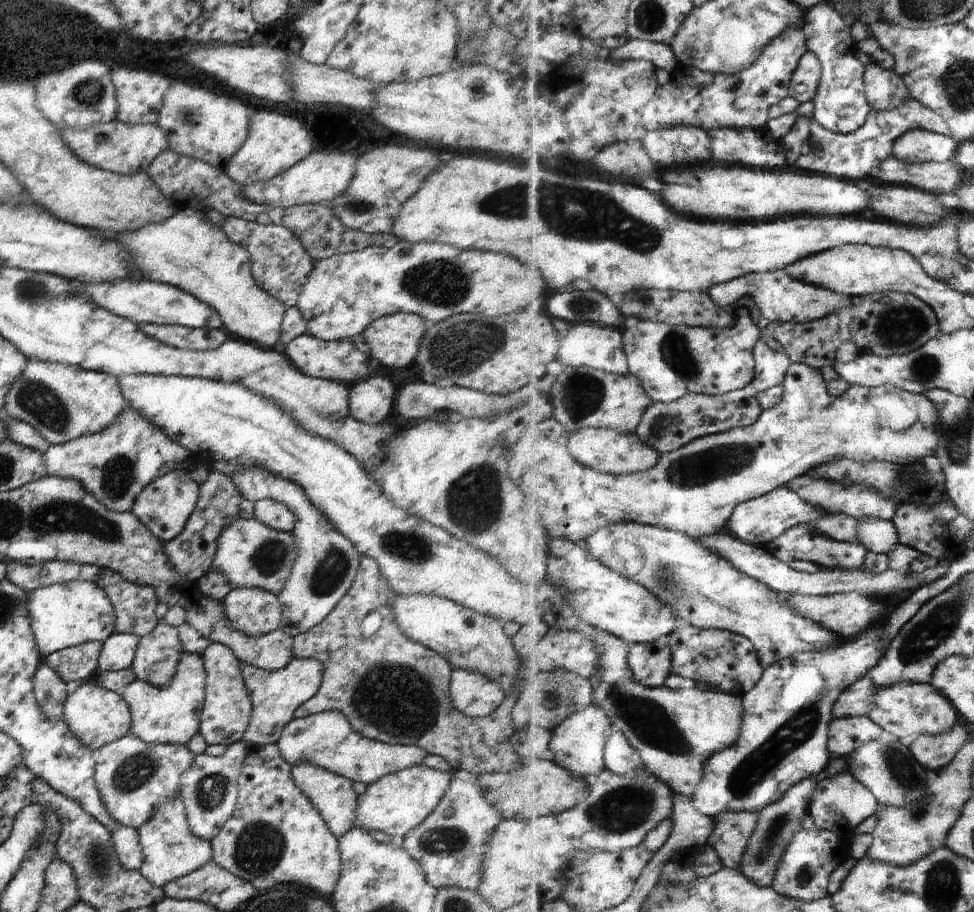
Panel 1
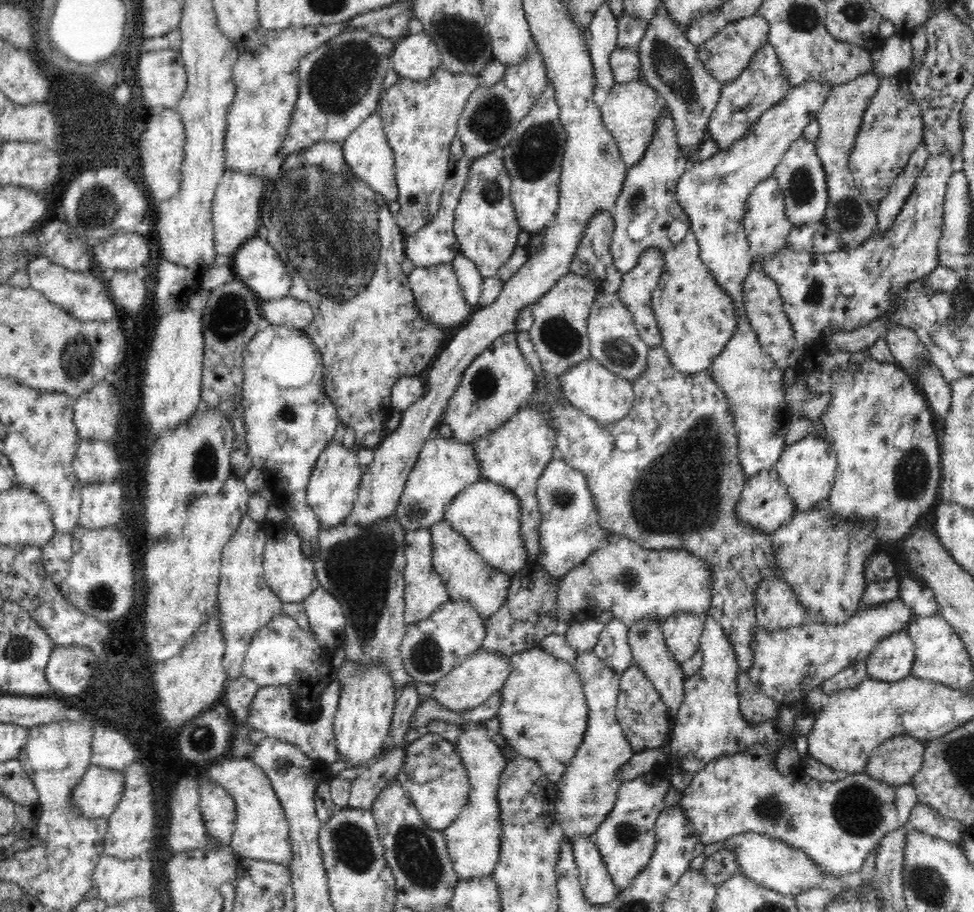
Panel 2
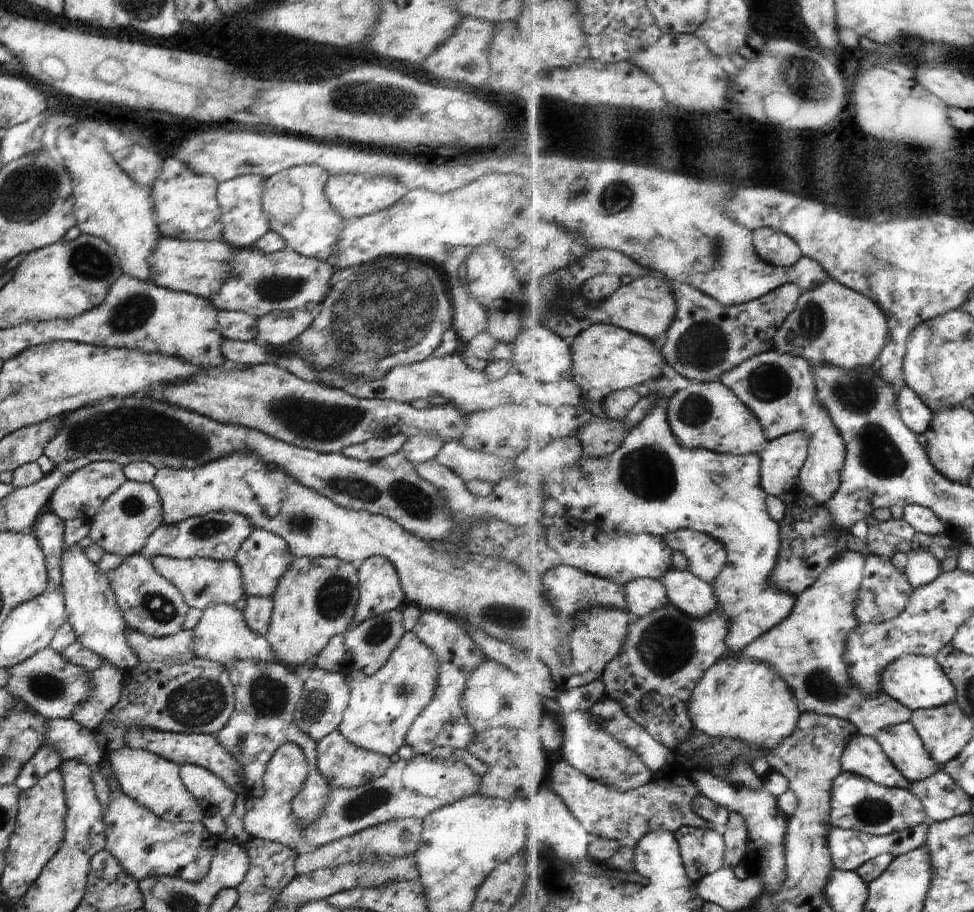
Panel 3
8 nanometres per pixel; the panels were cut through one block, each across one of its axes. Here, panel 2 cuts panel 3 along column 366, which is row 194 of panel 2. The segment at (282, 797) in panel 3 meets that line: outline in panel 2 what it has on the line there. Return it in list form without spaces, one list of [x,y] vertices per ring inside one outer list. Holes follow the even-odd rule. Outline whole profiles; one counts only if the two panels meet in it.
[[[803,136],[795,140],[776,165],[773,177],[784,193],[784,214],[792,226],[823,220],[828,206],[828,189],[826,189],[824,167],[816,154],[814,141]]]

